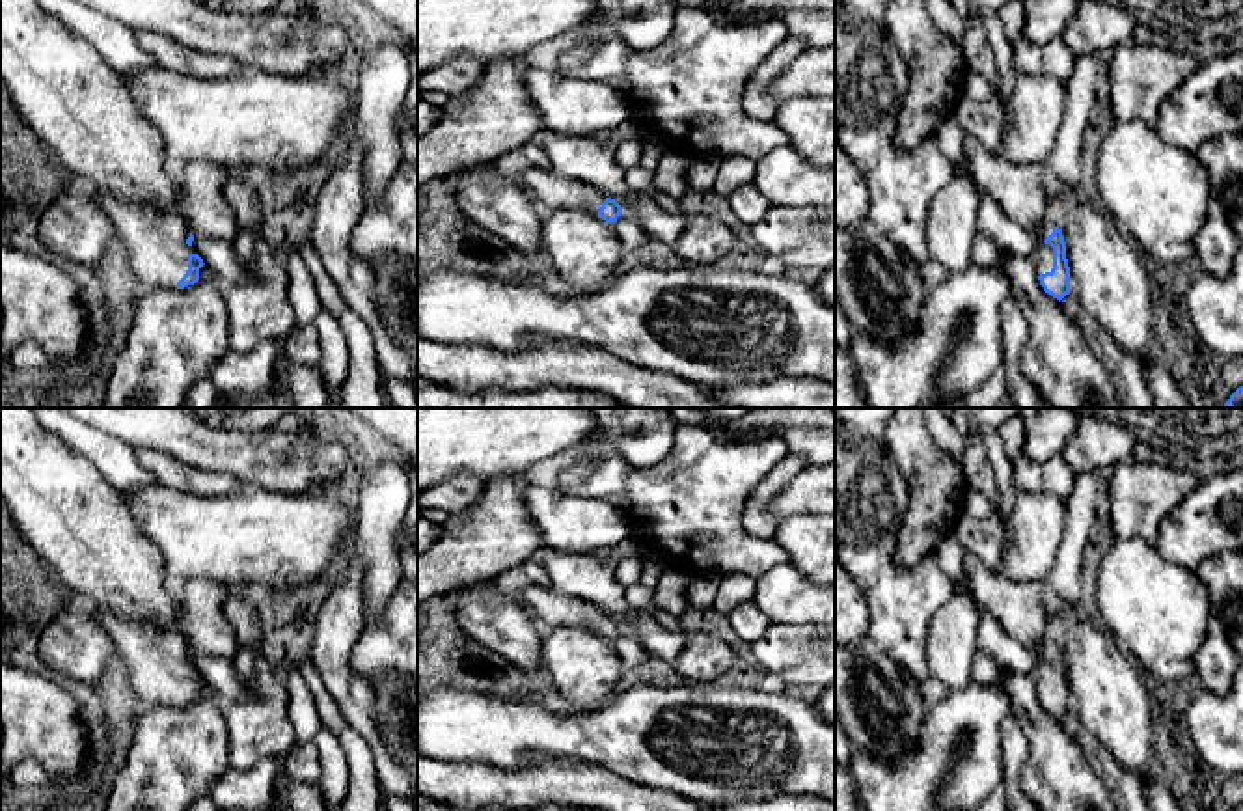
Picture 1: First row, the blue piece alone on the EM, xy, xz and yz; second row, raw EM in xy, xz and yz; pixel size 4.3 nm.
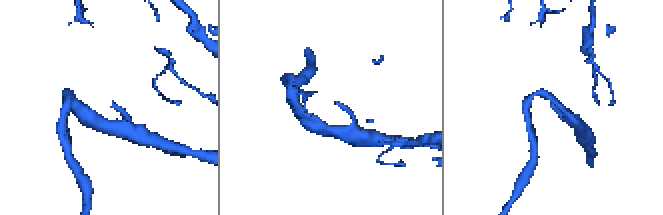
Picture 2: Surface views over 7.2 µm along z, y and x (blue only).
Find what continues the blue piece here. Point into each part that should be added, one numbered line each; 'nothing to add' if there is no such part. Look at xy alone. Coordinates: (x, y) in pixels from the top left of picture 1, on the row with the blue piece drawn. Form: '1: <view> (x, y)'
1: xy (155, 239)

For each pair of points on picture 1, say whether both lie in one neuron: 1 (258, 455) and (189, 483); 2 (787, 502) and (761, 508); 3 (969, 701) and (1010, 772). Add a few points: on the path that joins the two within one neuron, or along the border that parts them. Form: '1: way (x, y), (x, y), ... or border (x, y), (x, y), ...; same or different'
1: border (174, 455), (191, 465), (233, 474), (246, 487); different
2: border (798, 472), (770, 504), (772, 515); different
3: border (1007, 716), (1001, 724), (1001, 783); different

